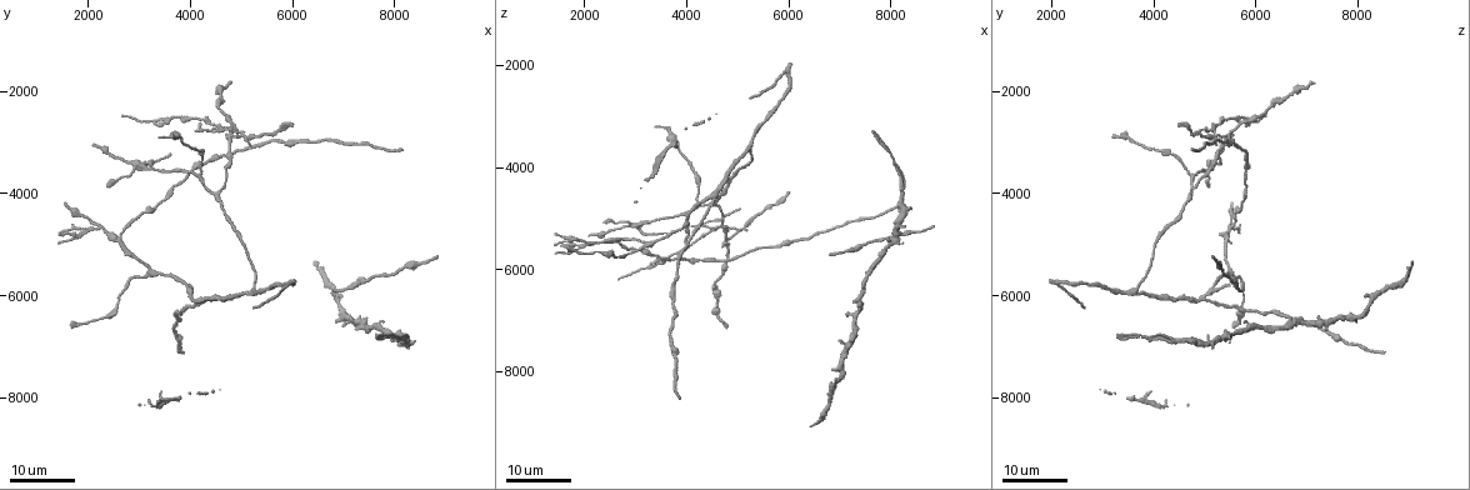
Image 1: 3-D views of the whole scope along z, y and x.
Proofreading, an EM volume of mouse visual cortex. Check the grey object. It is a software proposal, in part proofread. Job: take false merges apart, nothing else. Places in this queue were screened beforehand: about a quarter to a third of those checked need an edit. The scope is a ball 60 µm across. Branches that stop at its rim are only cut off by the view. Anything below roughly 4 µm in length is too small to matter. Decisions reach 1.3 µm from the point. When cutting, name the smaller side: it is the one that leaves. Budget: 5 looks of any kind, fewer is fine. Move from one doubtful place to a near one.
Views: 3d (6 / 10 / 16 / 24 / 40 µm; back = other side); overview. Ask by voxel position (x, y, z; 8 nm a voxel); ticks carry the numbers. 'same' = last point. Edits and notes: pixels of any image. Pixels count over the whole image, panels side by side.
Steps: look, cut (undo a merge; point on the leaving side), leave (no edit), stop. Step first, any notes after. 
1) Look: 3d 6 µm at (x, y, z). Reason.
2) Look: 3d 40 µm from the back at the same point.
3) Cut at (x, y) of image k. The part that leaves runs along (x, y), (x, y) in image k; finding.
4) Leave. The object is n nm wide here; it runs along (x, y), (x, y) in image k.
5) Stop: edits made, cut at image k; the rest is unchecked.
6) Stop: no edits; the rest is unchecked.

Look: 3d 24 µm at (3900, 5800, 5200).

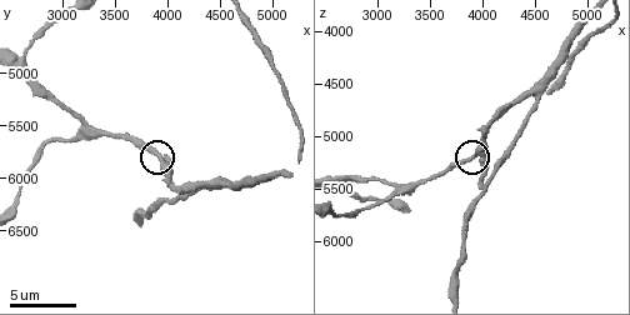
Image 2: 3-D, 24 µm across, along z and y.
Look: 3d 6 µm at (3920, 5760, 5180).

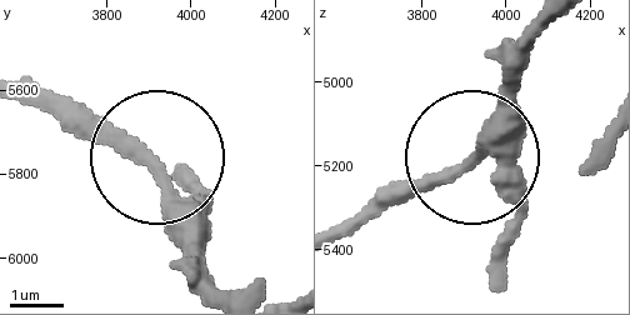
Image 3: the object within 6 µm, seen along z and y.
Leave. The side arm is 106 µm long; it runs along (145, 160), (64, 98) in image 3; continuous, no second neuron.

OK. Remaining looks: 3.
Look: 3d 16 µm at (2650, 4850, 5400). Three arms meet.

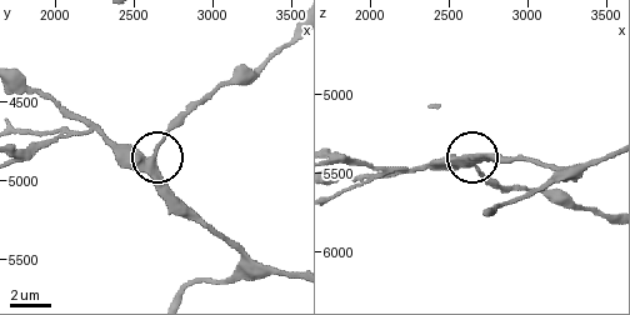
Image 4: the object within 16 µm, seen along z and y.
Look: 3d 10 µm at (2620, 4860, 5460).

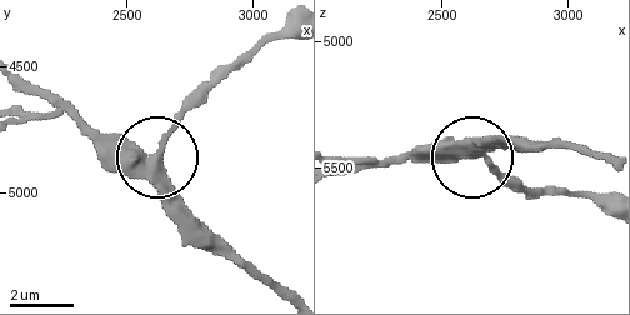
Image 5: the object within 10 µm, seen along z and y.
Leave. 3 arms meet here; it runs along (273, 289), (184, 200), (160, 163), (111, 158), (83, 136) in image 5; continuous, no second neuron.

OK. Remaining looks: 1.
Stop: no edits; the rest is unchecked.

